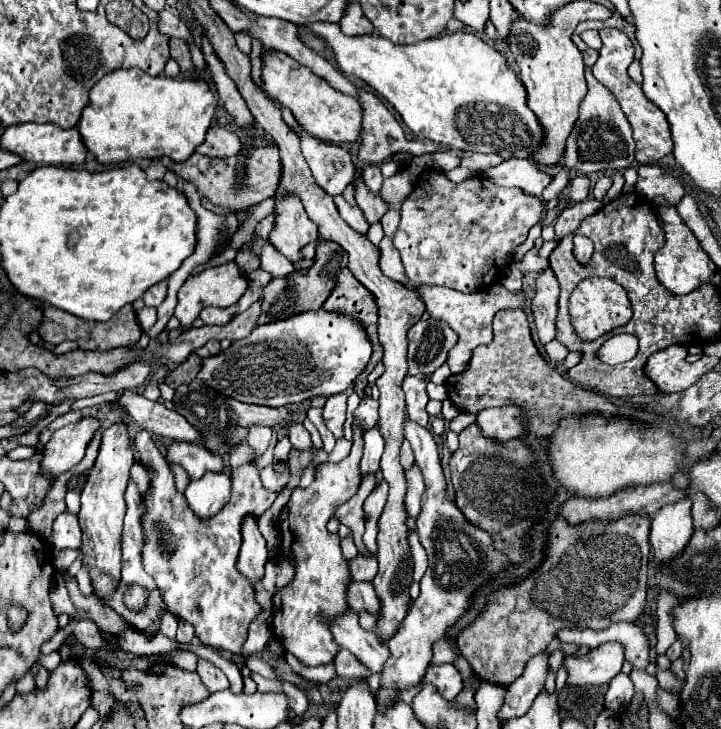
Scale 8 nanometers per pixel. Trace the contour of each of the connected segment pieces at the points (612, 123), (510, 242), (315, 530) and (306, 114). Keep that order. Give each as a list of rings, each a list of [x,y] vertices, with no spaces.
[[[585,68],[585,80],[587,80],[587,96],[579,106],[579,118],[575,122],[575,128],[571,130],[571,136],[567,138],[563,162],[565,166],[585,174],[623,170],[635,162],[633,158],[635,142],[631,136],[631,124],[623,114],[623,110],[619,108],[615,96],[611,96],[611,92],[599,80],[595,80],[591,68]]]
[[[425,170],[417,178],[415,190],[401,206],[401,222],[393,236],[393,246],[401,254],[407,280],[405,288],[417,290],[419,286],[447,286],[459,292],[477,292],[501,280],[507,264],[505,256],[527,240],[527,232],[541,220],[543,202],[537,196],[525,194],[521,188],[493,186],[487,178],[469,178],[459,184],[445,178],[443,172]]]
[[[353,428],[353,450],[351,454],[339,462],[339,464],[321,464],[317,470],[317,478],[313,482],[313,486],[309,486],[307,490],[295,488],[291,500],[287,502],[287,506],[283,508],[283,520],[281,520],[281,554],[285,558],[289,558],[295,564],[295,578],[280,588],[273,596],[273,636],[281,642],[281,646],[295,654],[297,660],[301,660],[305,666],[319,666],[319,664],[327,664],[333,662],[335,654],[339,652],[339,646],[333,640],[331,634],[331,622],[341,616],[343,612],[347,612],[347,584],[351,582],[351,574],[349,574],[349,564],[343,560],[341,556],[341,546],[339,546],[339,536],[337,534],[329,534],[327,532],[327,522],[331,518],[331,514],[335,512],[337,506],[345,504],[359,488],[359,458],[363,454],[363,430],[361,428]]]
[[[283,52],[263,54],[263,84],[269,98],[287,106],[307,132],[325,142],[355,142],[361,134],[361,106],[353,96],[331,88],[323,78],[309,68],[301,68],[291,56]]]

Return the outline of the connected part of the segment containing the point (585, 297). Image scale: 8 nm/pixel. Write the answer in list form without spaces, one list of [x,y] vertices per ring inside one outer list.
[[[587,278],[581,280],[569,298],[569,316],[575,334],[581,340],[597,340],[605,332],[623,326],[623,310],[627,310],[627,290],[609,278]]]

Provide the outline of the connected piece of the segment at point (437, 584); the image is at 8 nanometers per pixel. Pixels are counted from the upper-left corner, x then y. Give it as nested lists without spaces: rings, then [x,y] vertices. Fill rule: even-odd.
[[[407,420],[405,438],[413,448],[415,464],[423,472],[423,478],[427,484],[427,490],[423,492],[421,512],[417,516],[417,534],[419,534],[421,546],[427,550],[429,568],[419,582],[421,586],[419,598],[413,602],[407,616],[403,618],[399,632],[389,640],[391,656],[385,664],[385,670],[381,672],[383,688],[379,692],[379,702],[377,702],[379,708],[395,702],[395,692],[391,690],[391,686],[397,684],[397,686],[409,688],[419,682],[419,676],[423,676],[427,666],[431,664],[433,644],[441,640],[447,634],[447,630],[457,624],[457,620],[469,608],[469,602],[475,590],[481,588],[493,576],[497,576],[501,570],[507,570],[511,566],[511,560],[495,548],[489,532],[465,520],[463,512],[455,506],[453,500],[449,500],[433,434],[427,428]]]

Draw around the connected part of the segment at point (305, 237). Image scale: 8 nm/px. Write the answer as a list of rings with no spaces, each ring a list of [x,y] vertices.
[[[283,196],[275,206],[277,222],[269,236],[269,242],[291,262],[303,260],[301,248],[317,238],[315,222],[309,220],[305,208],[297,196]]]

